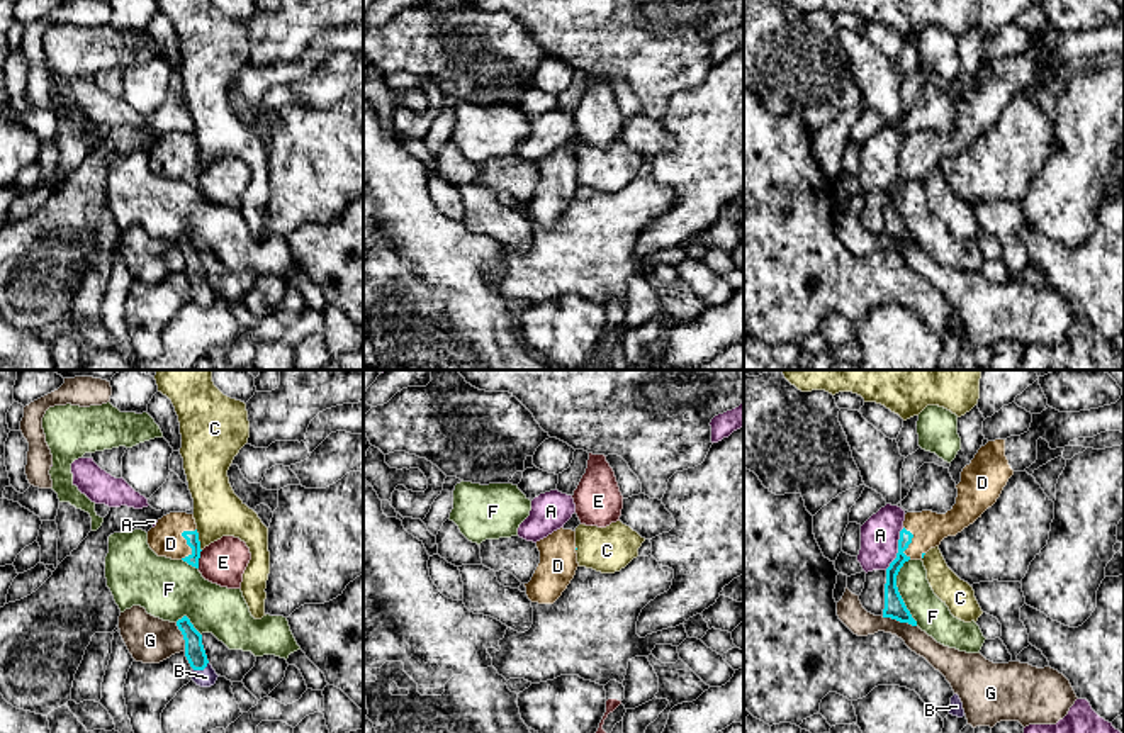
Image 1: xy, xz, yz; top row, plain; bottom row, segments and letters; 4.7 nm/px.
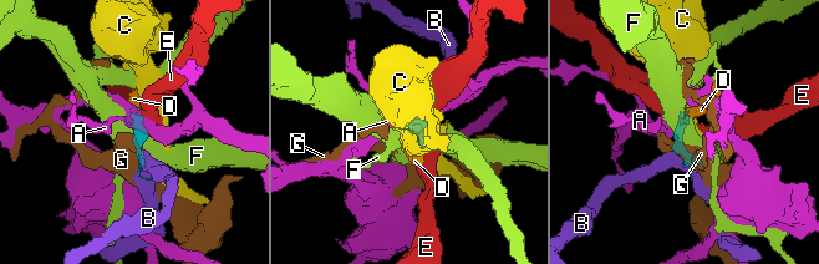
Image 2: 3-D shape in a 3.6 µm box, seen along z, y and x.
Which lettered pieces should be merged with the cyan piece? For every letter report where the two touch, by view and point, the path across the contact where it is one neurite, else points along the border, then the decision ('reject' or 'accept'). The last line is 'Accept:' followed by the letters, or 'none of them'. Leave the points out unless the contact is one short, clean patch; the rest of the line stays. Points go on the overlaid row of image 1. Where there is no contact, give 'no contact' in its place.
A: meets cyan in yz at (899, 548); border along yz (904, 528), (899, 538), (897, 557), (885, 569); reject
B: meets cyan in xy at (201, 669); accept
C: meets cyan in xy at (197, 540); border along xy (196, 530), (201, 550); reject
D: meets cyan in xy at (187, 542); runs through xy (192, 537), (187, 542), (165, 538); accept
E: meets cyan in xy at (199, 557); border along xy (202, 550), (197, 567); reject
F: meets cyan in yz at (899, 593); reject
G: meets cyan in yz at (899, 620); reject
Accept: B, D

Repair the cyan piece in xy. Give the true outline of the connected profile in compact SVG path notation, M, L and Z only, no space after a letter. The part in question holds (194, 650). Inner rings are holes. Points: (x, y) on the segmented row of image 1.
M187 616L178 619L177 626L185 640L185 657L192 667L192 680L200 687L214 685L219 675L207 660L202 635L194 628Z

